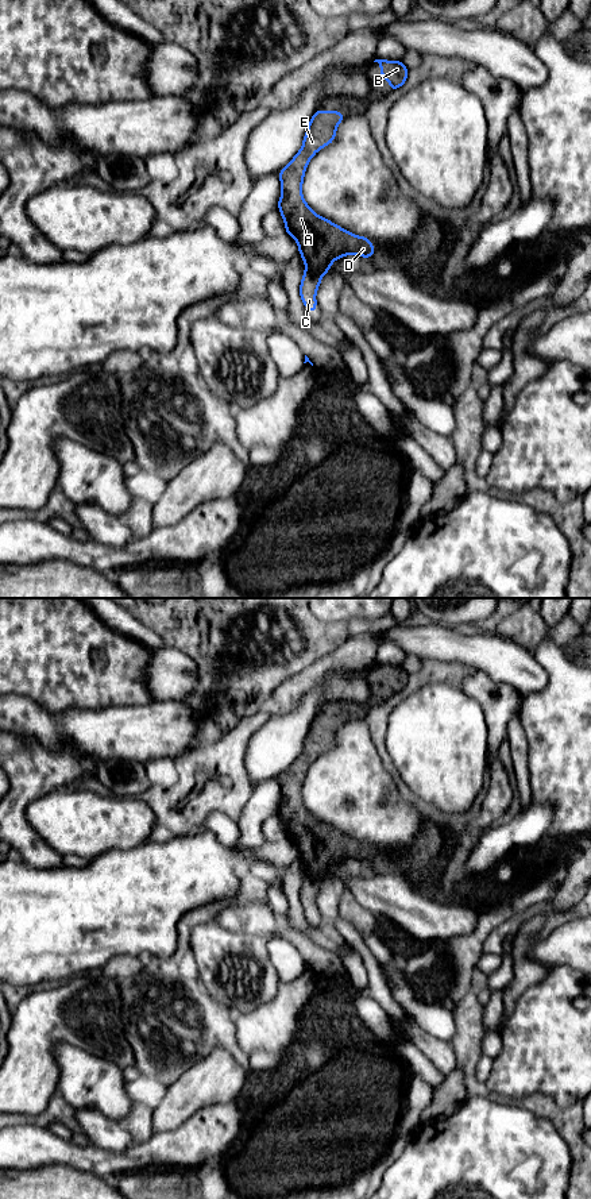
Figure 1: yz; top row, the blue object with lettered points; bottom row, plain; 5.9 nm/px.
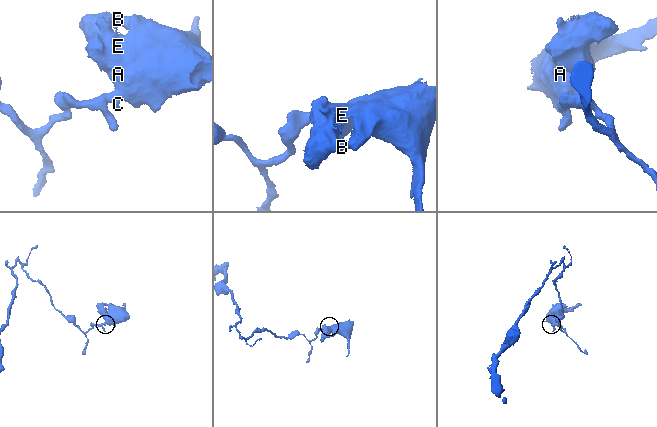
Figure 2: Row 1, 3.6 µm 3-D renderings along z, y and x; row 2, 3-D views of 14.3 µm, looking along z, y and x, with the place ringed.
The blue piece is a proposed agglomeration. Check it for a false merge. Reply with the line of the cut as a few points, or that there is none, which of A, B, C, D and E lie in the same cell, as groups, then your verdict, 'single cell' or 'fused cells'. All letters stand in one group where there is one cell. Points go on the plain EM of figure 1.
cut yz (306, 874), (321, 881); groups A B D E / C; fused cells

